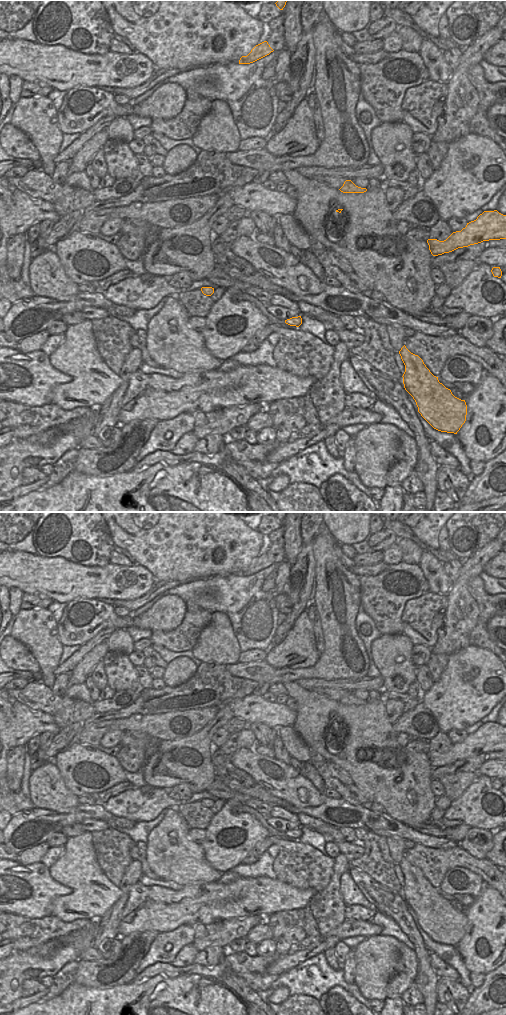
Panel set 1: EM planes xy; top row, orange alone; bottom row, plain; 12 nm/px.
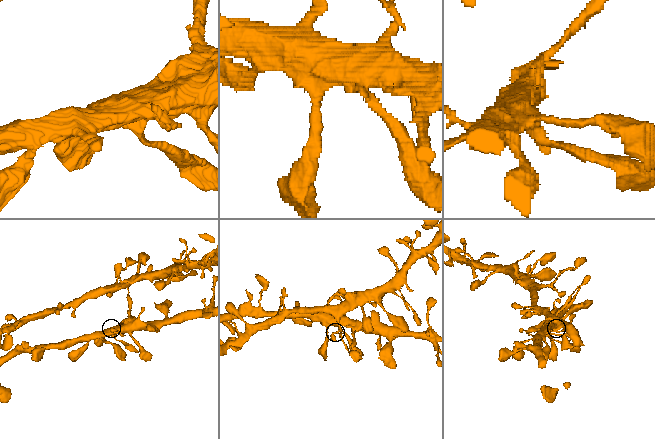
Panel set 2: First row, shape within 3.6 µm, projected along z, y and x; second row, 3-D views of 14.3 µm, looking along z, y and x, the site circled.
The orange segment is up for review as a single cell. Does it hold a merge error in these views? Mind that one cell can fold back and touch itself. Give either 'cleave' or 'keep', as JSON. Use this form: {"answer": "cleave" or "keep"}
{"answer": "cleave"}

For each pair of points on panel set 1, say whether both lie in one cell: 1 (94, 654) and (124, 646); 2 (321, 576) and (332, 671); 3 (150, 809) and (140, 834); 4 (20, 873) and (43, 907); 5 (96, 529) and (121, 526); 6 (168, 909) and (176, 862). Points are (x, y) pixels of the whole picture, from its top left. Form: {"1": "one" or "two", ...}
{"1": "two", "2": "one", "3": "two", "4": "one", "5": "two", "6": "two"}

